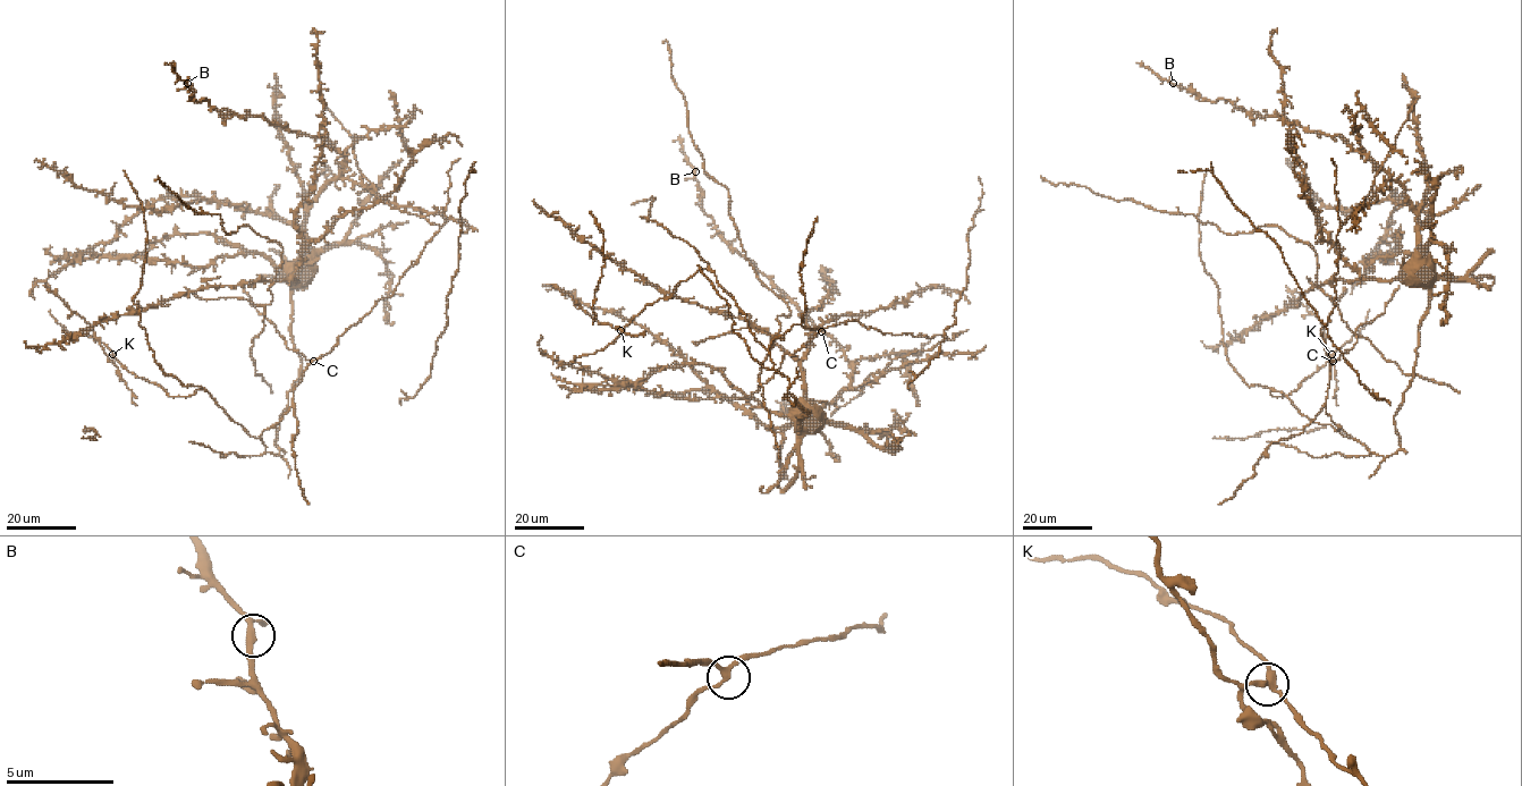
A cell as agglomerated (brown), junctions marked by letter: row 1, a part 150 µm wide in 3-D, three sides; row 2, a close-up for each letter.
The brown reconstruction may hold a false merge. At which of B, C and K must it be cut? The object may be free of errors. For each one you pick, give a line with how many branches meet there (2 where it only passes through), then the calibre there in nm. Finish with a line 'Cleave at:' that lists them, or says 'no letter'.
K: Branches: 3. Thickness 280 nm
Cleave at: K

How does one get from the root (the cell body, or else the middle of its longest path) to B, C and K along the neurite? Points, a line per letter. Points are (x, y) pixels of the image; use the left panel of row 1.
B: (296, 273), (306, 211), (345, 157), (322, 136), (260, 116), (221, 115), (205, 99), (195, 101), (187, 83)
C: (296, 273), (290, 328), (301, 375), (280, 416), (281, 457), (268, 453), (260, 436), (292, 405), (313, 361)
K: (296, 273), (290, 328), (302, 369), (280, 416), (281, 457), (268, 453), (205, 390), (169, 396), (112, 354)

